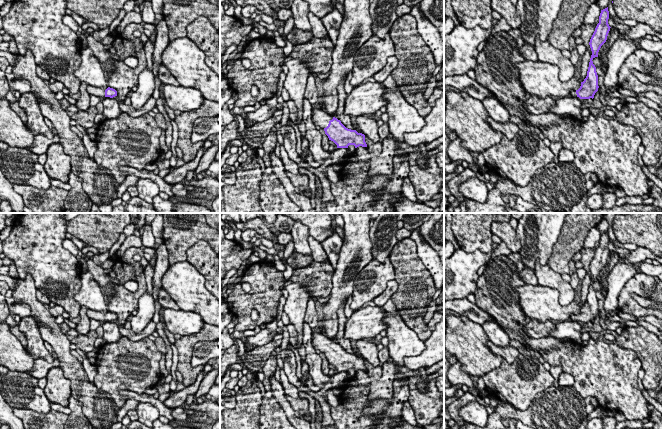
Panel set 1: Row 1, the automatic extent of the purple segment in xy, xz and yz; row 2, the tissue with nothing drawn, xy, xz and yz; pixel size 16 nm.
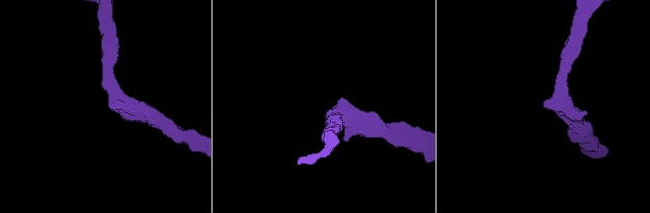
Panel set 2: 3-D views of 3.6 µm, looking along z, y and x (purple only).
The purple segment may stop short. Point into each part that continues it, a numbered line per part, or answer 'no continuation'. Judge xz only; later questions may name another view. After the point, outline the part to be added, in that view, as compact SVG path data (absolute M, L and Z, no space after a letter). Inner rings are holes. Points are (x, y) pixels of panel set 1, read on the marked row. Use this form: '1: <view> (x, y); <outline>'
1: xz (320, 117); M313 108L312 109L312 121L314 125L318 125L321 128L326 128L329 121L333 119L334 116L329 115L323 108Z

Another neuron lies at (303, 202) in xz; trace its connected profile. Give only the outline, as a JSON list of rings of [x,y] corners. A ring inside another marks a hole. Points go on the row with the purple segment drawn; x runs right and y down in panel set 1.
[[[274,151],[270,153],[270,158],[272,170],[277,175],[280,182],[283,184],[289,198],[301,208],[303,213],[317,213],[316,210],[311,206],[310,198],[295,192],[294,185],[286,175],[282,160],[276,156]]]

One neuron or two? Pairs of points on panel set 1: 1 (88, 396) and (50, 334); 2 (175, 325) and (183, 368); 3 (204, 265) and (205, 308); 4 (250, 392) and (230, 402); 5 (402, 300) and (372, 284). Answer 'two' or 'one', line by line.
1: one
2: two
3: two
4: two
5: two

